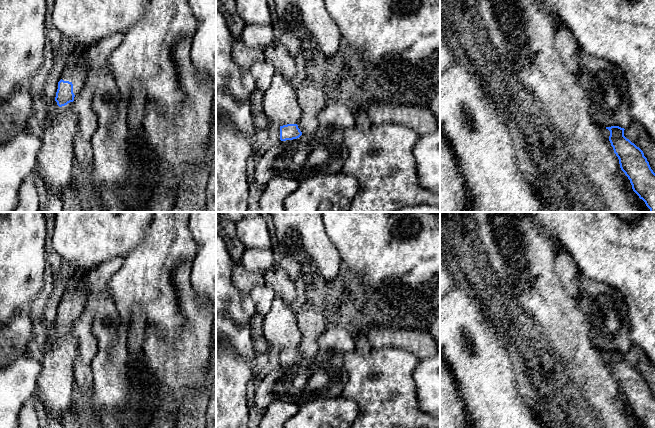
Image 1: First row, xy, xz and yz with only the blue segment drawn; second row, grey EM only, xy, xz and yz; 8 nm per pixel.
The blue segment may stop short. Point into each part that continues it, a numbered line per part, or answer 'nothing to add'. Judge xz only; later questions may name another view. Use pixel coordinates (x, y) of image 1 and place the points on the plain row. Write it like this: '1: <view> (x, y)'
nothing to add

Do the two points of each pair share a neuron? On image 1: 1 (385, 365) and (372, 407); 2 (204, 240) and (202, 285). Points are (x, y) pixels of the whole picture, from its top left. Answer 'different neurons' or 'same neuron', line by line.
1: same neuron
2: same neuron

